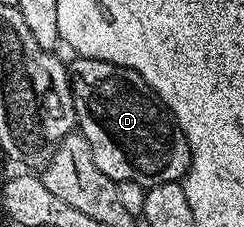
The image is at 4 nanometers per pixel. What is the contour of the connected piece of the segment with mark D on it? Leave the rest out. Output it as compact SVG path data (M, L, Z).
M78 56L72 59L69 77L75 120L78 133L85 136L93 152L93 164L116 184L133 181L150 188L186 178L191 167L191 145L143 77L128 66L105 60Z

